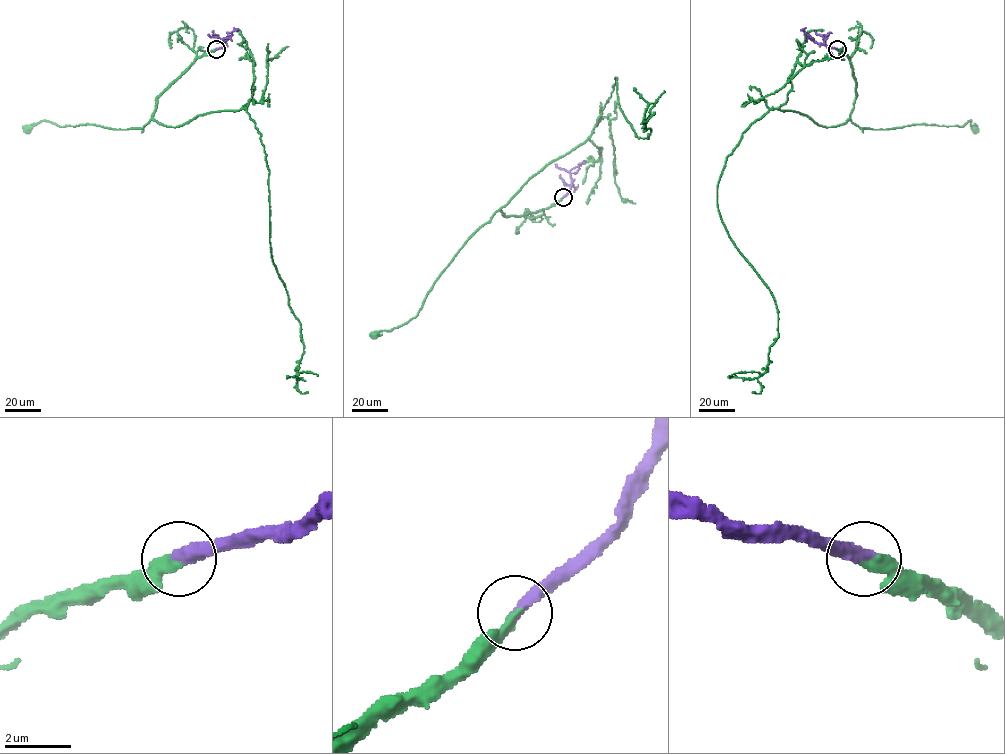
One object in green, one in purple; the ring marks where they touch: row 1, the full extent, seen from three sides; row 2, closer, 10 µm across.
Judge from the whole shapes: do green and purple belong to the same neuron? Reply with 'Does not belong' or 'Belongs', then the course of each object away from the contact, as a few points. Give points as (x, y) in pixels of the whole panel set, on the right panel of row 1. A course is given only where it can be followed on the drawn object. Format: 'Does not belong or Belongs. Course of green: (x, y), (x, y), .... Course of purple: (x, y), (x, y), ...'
Belongs. Course of green: (837, 49), (853, 70), (856, 97), (850, 118), (861, 128), (962, 127), (968, 121), (974, 127). Course of purple: (837, 49), (813, 41), (801, 29), (804, 29)

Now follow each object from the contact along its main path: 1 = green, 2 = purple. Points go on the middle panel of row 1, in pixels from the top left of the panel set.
1: (562, 197), (549, 207), (519, 216), (505, 216), (499, 210), (459, 251), (417, 314), (375, 334)
2: (562, 197), (571, 186), (571, 173), (577, 171), (583, 161), (583, 164)

